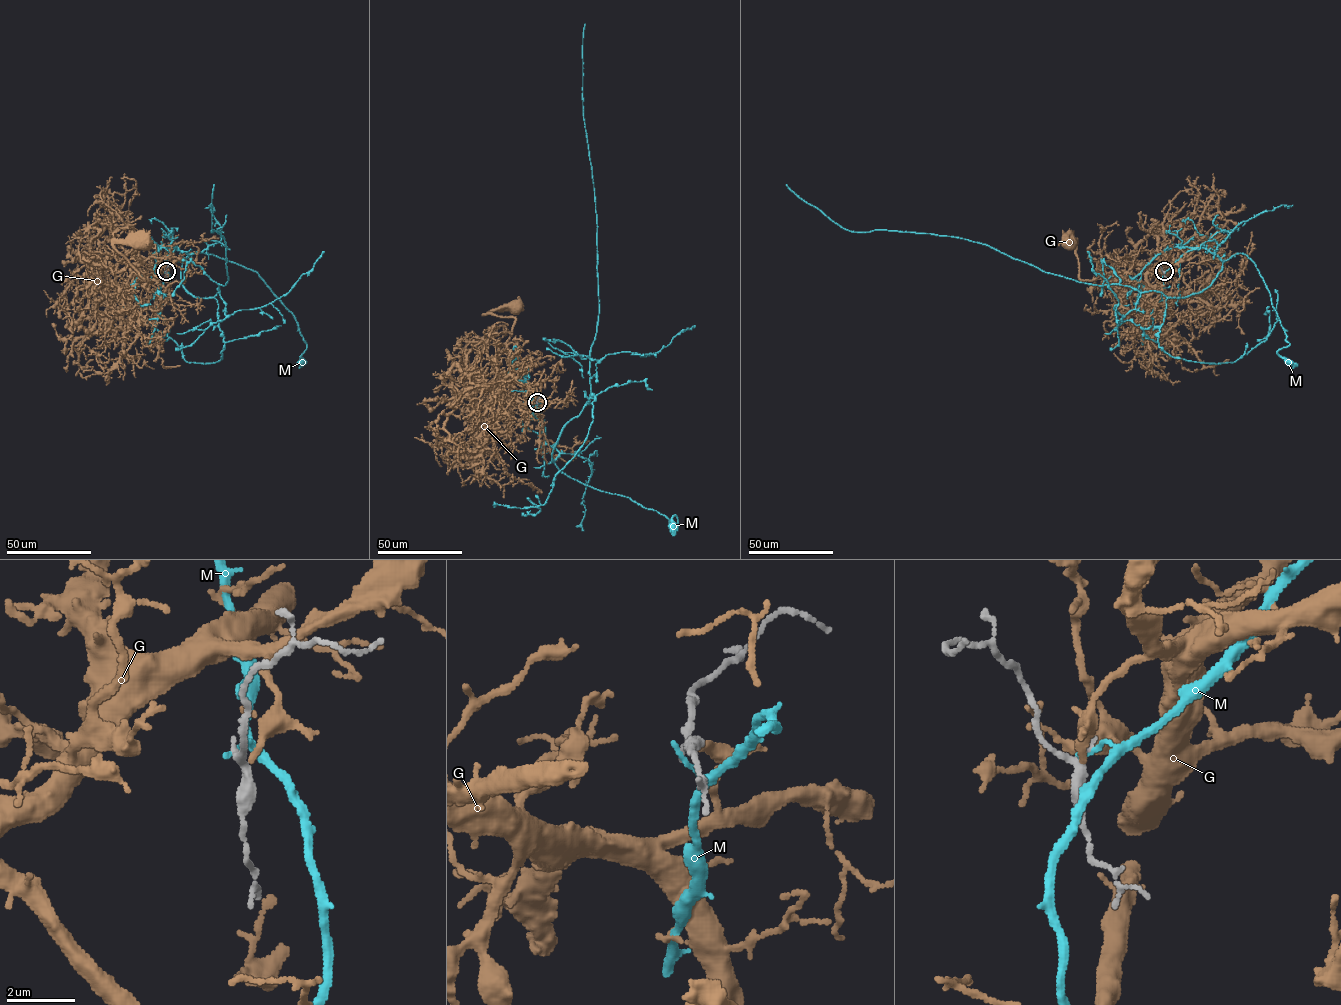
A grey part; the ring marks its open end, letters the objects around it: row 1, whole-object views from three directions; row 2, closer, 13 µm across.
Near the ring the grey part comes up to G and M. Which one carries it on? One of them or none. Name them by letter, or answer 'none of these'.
G

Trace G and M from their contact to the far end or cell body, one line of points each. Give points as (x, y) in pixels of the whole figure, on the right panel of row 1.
G: (1164, 272), (1141, 297), (1123, 292), (1105, 272), (1083, 280), (1076, 244), (1067, 241)
M: (1164, 271), (1197, 248), (1204, 247), (1222, 260), (1245, 254), (1263, 278), (1289, 343), (1277, 352), (1289, 361)

